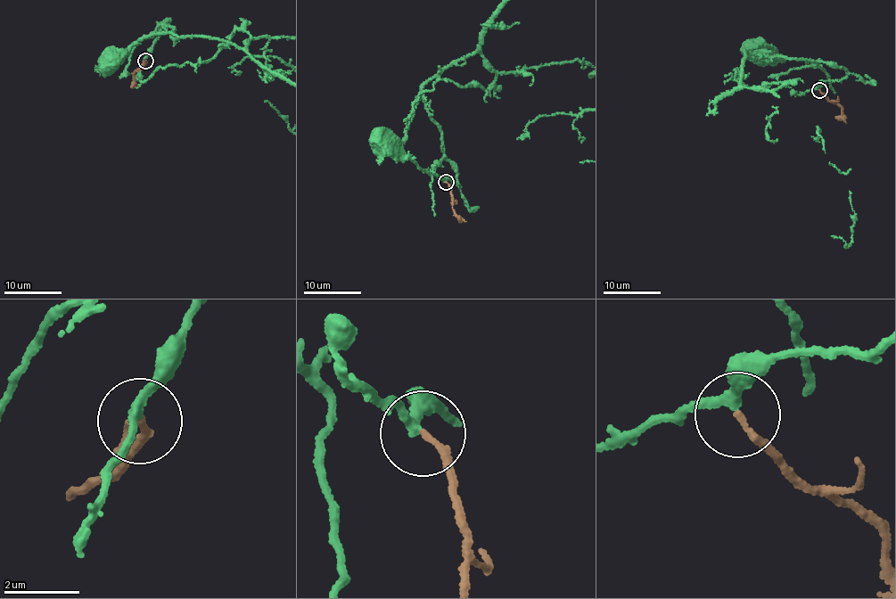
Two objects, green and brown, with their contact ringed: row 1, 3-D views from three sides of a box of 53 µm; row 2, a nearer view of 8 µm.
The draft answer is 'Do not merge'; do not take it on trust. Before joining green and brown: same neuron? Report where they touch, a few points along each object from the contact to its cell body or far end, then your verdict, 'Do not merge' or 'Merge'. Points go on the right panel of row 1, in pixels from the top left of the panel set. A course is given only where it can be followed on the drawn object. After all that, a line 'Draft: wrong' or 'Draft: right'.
Place: (819, 90). Course of green: (819, 89), (822, 84), (847, 74), (842, 69), (750, 51), (761, 45), (774, 49), (756, 47). Course of brown: (819, 89), (840, 107), (842, 118), (846, 123). Merge
Draft: wrong

